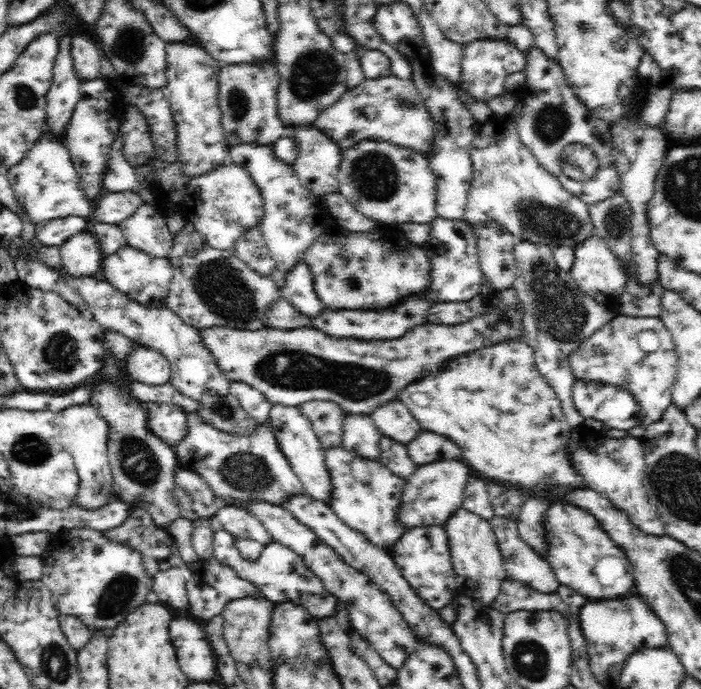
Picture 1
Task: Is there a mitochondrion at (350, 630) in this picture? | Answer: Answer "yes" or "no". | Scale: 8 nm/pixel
no

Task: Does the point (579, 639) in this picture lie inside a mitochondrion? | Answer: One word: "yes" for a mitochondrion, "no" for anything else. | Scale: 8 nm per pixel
no

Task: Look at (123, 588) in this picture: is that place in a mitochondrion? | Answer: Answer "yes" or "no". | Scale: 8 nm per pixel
yes

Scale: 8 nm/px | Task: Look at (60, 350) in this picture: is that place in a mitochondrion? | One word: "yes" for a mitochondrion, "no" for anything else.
yes

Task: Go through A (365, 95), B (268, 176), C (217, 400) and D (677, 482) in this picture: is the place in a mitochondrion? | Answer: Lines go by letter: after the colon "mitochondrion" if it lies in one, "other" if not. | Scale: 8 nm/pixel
A: other
B: other
C: mitochondrion
D: mitochondrion

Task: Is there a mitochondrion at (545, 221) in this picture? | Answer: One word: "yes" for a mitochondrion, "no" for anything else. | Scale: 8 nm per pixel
yes

